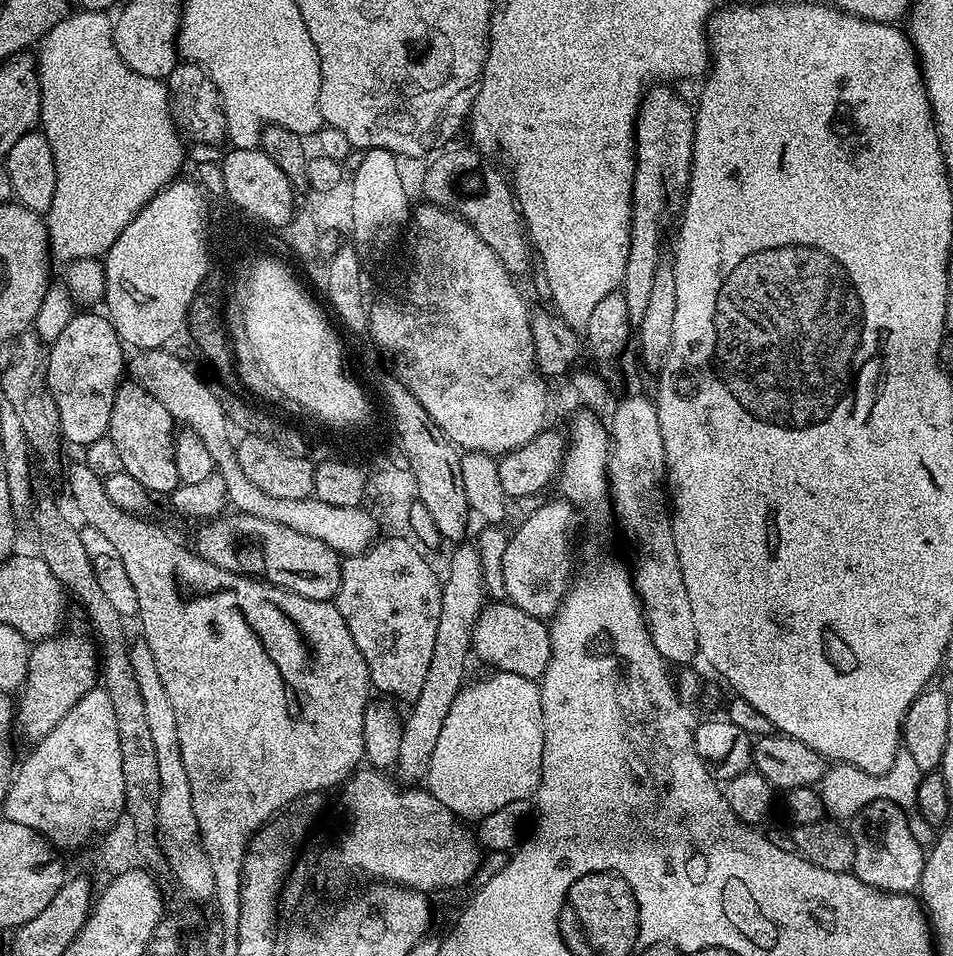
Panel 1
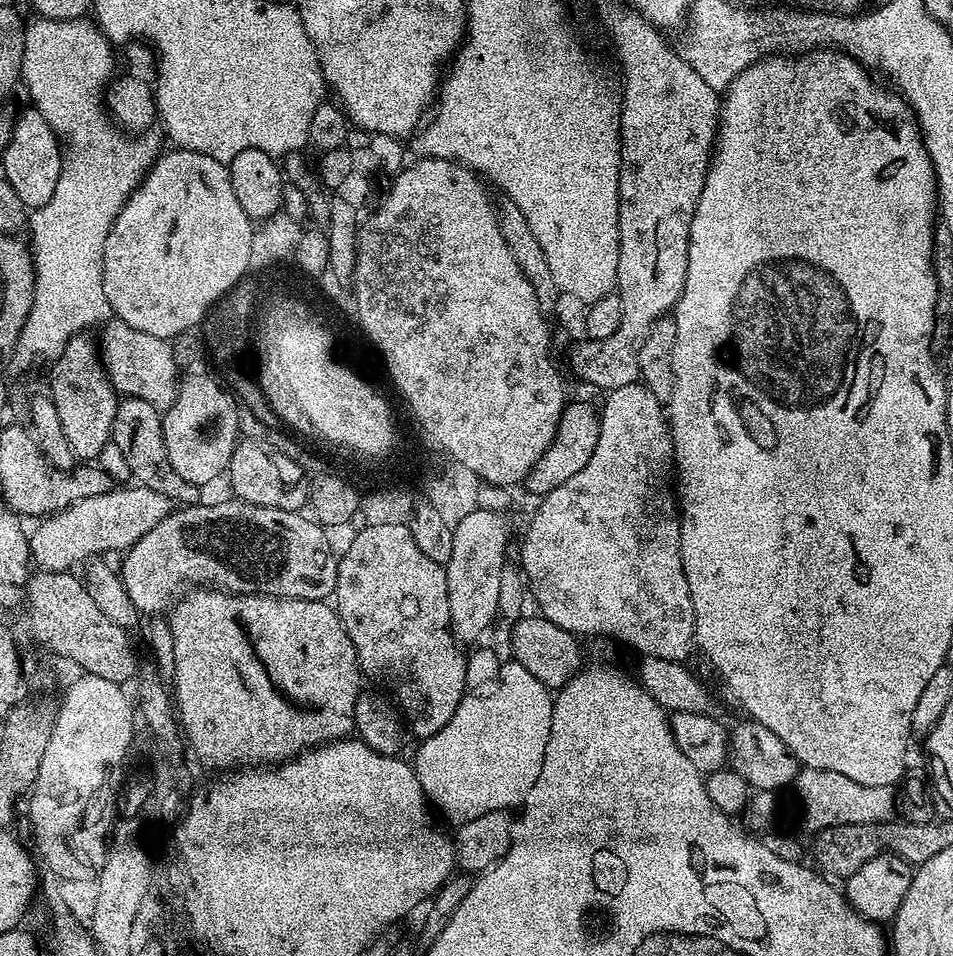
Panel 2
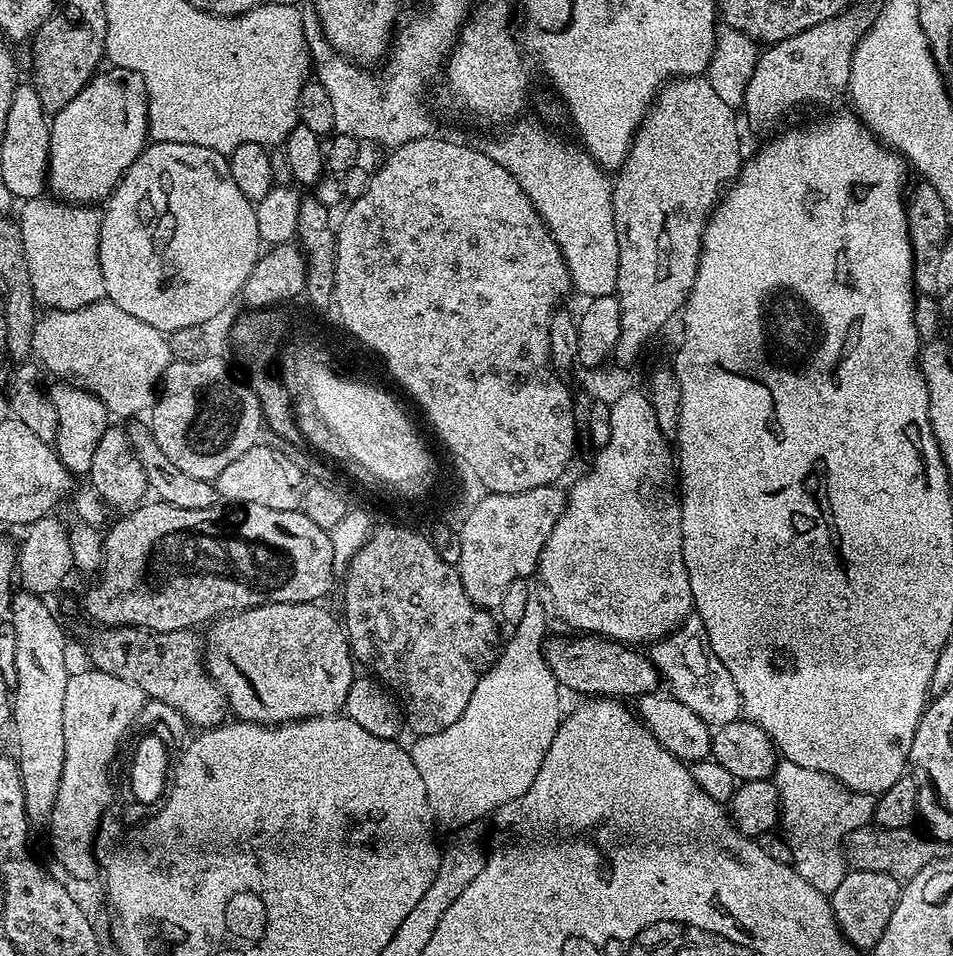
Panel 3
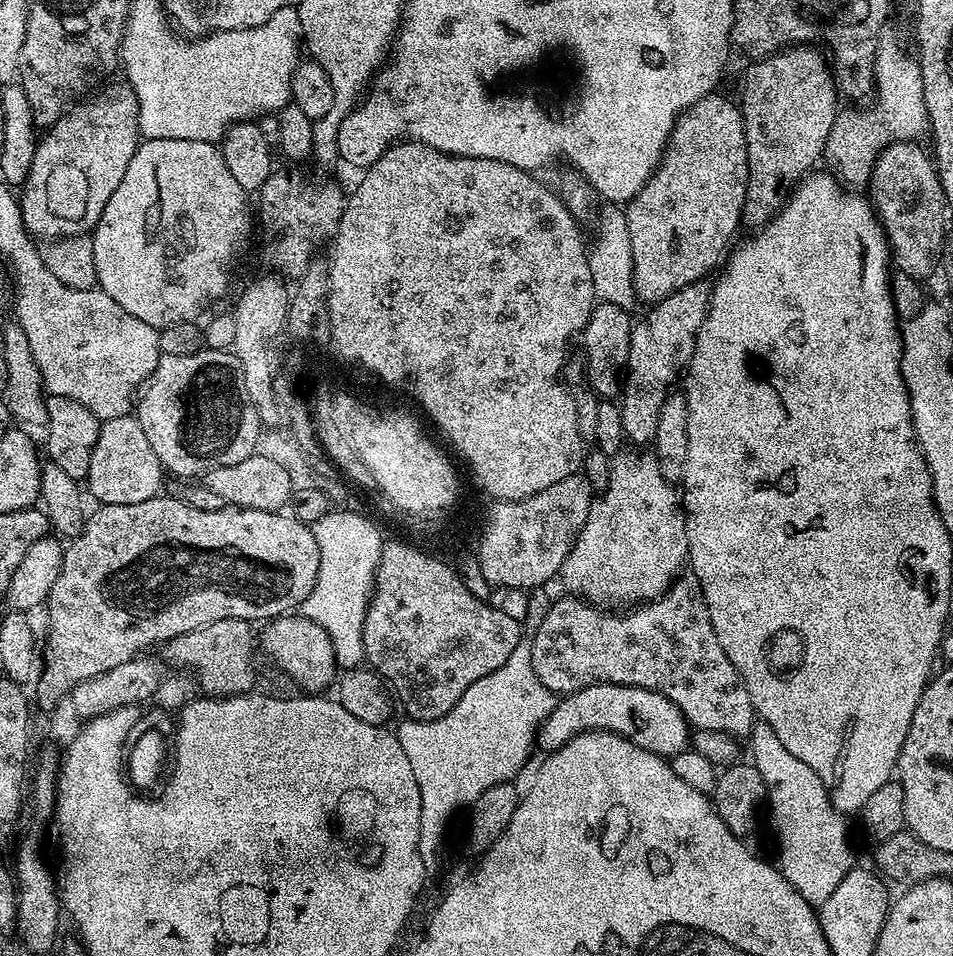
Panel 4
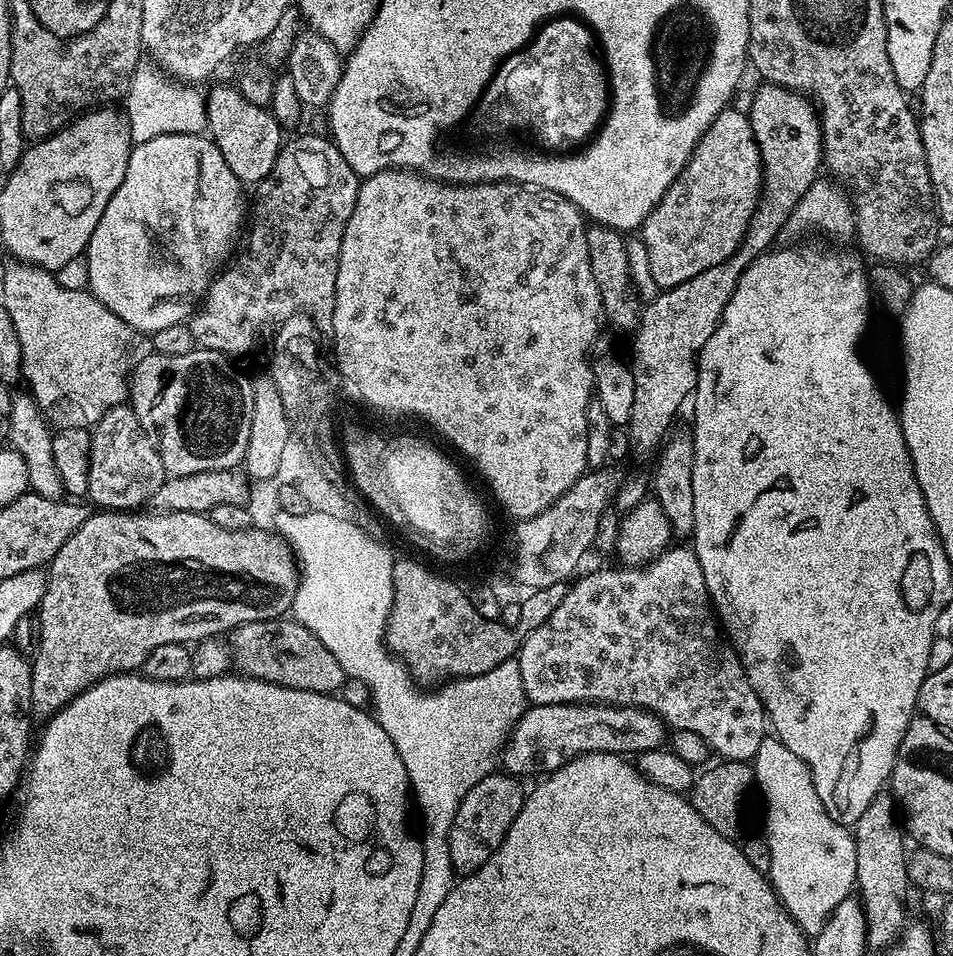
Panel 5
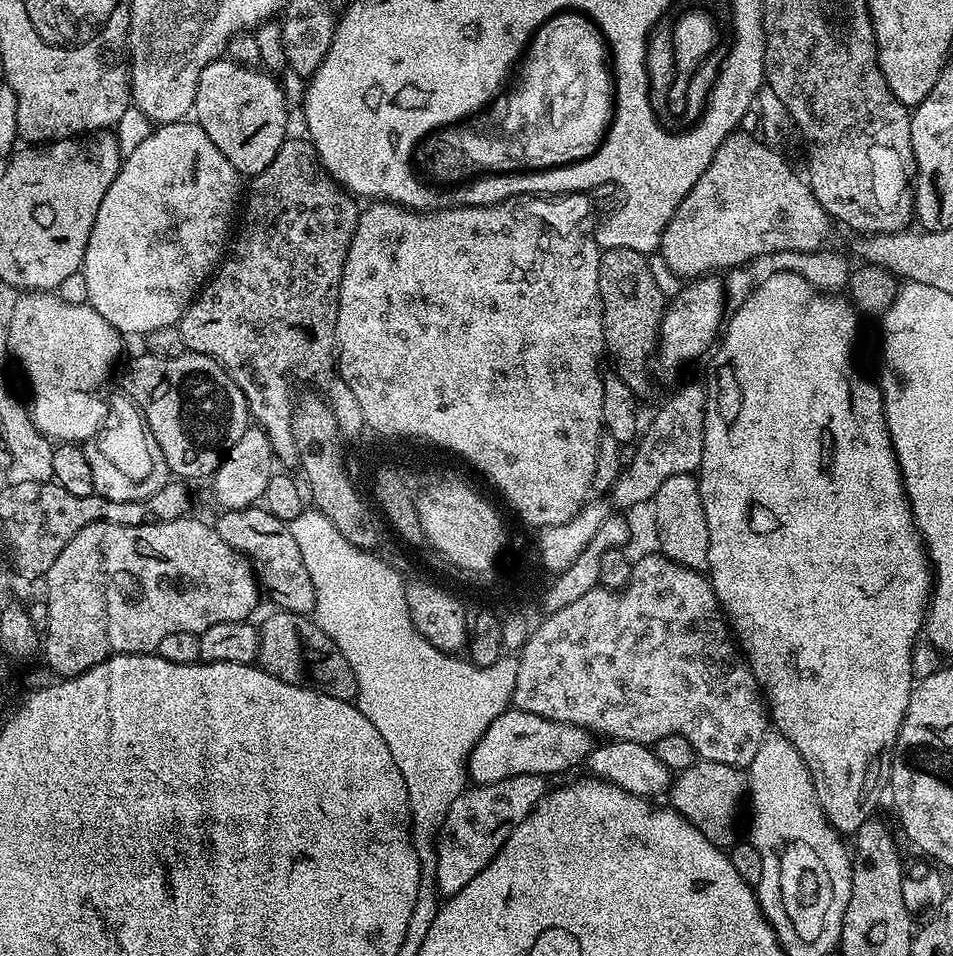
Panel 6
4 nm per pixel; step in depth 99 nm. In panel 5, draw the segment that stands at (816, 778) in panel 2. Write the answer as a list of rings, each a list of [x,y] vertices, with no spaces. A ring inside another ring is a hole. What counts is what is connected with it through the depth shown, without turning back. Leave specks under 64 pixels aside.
[[[766,738],[758,746],[754,784],[764,795],[762,835],[770,846],[767,879],[793,922],[805,936],[815,938],[838,904],[856,888],[856,837],[826,814],[818,790],[814,790],[812,771],[781,740]]]

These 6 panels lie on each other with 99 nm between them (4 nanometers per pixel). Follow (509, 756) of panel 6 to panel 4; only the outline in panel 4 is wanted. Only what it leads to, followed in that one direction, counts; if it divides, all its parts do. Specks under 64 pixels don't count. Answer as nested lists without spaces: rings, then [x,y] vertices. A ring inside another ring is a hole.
[[[587,684],[582,690],[557,699],[555,710],[540,727],[538,744],[544,747],[545,753],[556,752],[579,732],[613,732],[634,742],[634,746],[665,758],[677,756],[690,748],[688,719],[674,702],[657,692],[625,684]]]

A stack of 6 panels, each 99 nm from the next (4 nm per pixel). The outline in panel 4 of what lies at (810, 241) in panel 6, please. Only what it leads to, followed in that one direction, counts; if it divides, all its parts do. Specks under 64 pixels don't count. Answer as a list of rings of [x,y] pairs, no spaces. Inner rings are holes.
[[[720,95],[703,96],[697,104],[691,104],[681,112],[672,127],[672,136],[656,173],[626,205],[624,217],[630,230],[630,254],[634,258],[632,281],[637,301],[644,303],[645,300],[645,305],[654,305],[682,290],[682,286],[705,279],[709,275],[707,272],[725,259],[733,243],[732,235],[736,227],[741,227],[744,199],[748,196],[746,134],[739,107]]]

